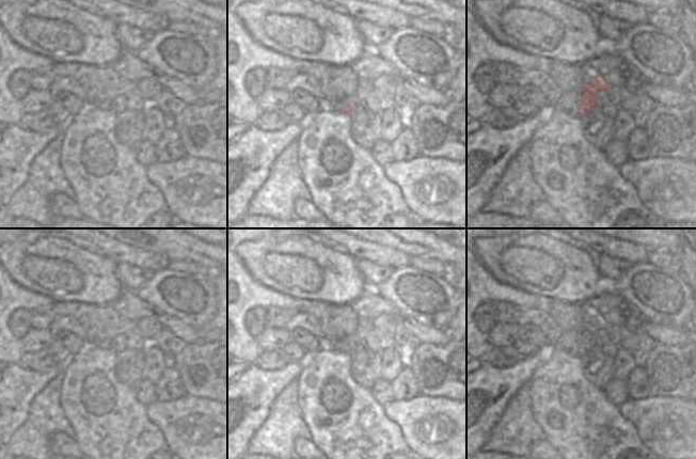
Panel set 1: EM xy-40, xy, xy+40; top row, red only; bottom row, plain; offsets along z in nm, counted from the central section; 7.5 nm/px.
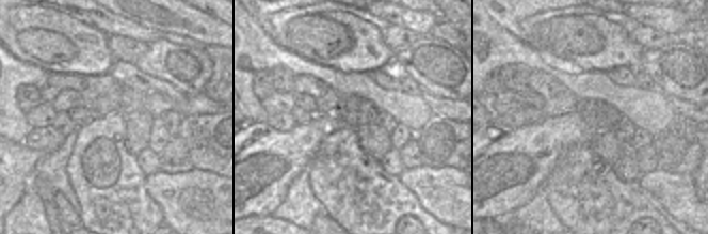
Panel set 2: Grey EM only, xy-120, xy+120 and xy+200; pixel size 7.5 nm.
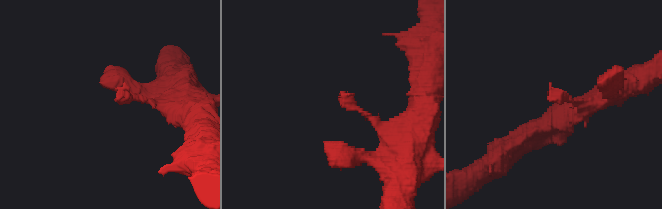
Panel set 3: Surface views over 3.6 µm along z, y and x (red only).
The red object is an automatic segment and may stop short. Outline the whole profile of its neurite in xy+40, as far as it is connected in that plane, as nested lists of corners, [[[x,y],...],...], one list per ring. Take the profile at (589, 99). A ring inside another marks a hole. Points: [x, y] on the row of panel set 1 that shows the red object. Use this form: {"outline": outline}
{"outline": [[[597,75],[596,83],[595,84],[584,84],[581,86],[585,90],[582,98],[581,98],[581,111],[579,116],[586,116],[589,114],[595,108],[599,108],[598,105],[598,92],[605,91],[606,93],[611,94],[611,88],[613,85],[610,84],[605,79],[604,76]]]}

